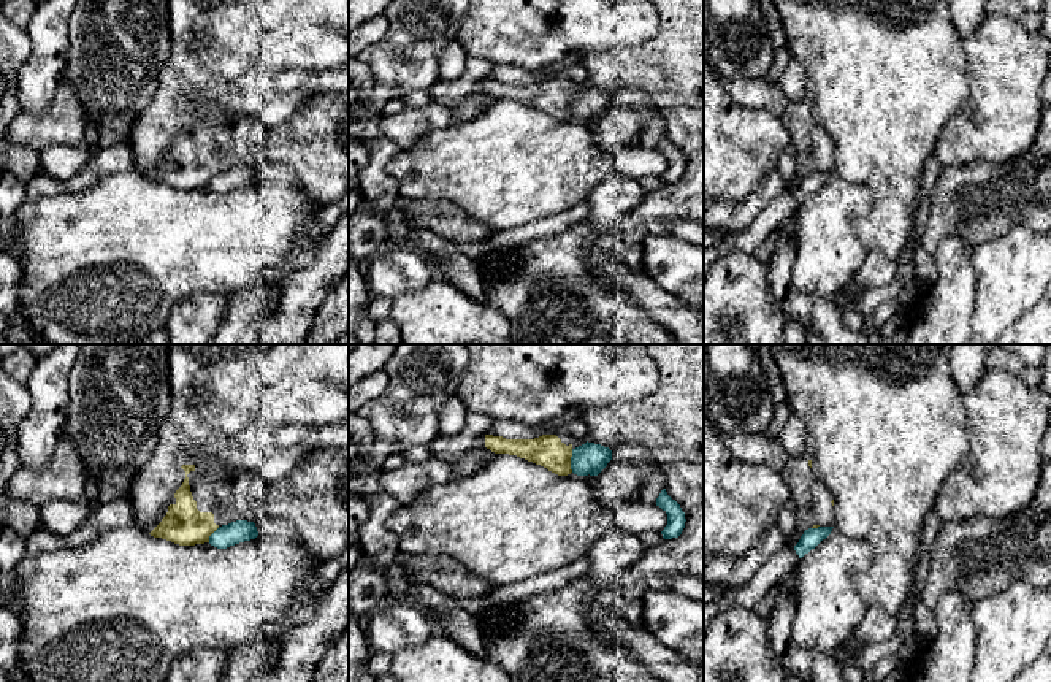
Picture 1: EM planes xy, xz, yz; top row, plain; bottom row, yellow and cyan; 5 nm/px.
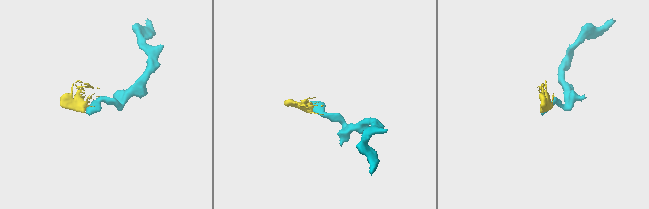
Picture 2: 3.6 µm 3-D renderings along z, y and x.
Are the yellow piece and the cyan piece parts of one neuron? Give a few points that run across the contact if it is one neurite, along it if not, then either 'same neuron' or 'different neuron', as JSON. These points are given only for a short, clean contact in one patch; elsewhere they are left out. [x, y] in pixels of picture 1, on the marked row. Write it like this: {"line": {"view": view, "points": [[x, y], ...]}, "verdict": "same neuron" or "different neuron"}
{"line": {"view": "xz", "points": [[573, 449], [571, 471]]}, "verdict": "different neuron"}

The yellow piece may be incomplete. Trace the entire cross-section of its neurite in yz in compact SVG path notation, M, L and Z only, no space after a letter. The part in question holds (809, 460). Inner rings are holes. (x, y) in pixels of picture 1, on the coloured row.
M805 452L788 457L782 471L796 504L797 528L834 527L832 495L816 481L812 471L812 460Z

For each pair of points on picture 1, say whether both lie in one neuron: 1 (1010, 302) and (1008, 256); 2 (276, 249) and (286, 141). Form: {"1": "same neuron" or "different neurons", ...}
{"1": "same neuron", "2": "different neurons"}

